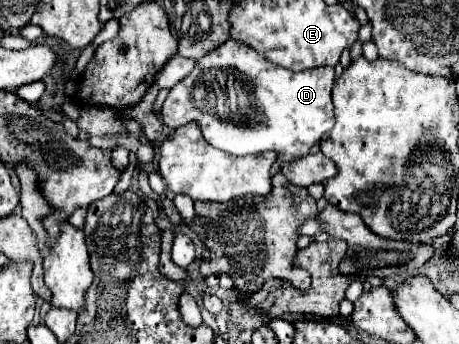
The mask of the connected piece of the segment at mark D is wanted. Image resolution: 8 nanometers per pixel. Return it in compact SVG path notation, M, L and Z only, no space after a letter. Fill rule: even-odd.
M228 39L224 45L202 57L194 71L170 89L170 95L162 105L162 121L172 129L196 121L212 147L232 155L252 155L272 149L278 155L278 163L294 161L308 155L310 147L334 127L334 105L330 95L332 85L334 67L294 73L290 69L282 69L280 65L270 65L254 49ZM220 77L226 77L226 81L246 81L248 87L254 89L258 111L250 117L250 123L234 123L218 117L216 109L220 97Z

